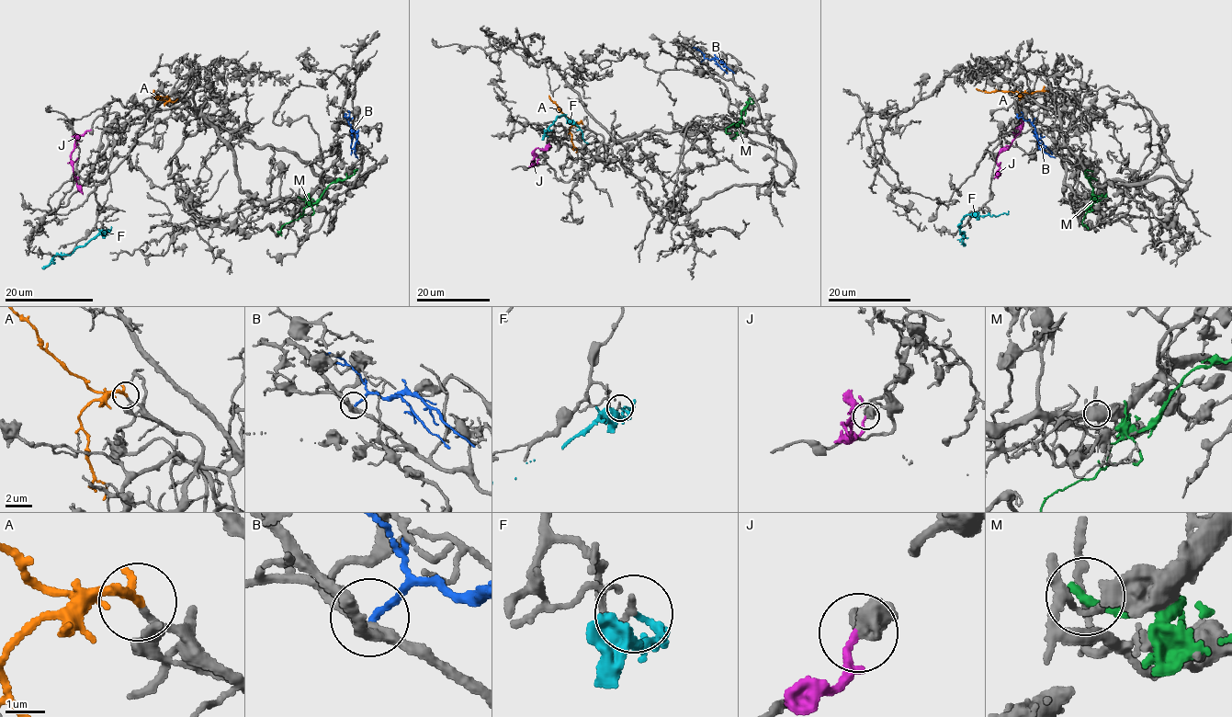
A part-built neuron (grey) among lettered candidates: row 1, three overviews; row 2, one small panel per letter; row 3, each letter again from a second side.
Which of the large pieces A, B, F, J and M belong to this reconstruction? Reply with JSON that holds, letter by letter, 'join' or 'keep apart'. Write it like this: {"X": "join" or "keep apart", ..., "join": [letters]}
{"A": "join", "B": "keep apart", "F": "keep apart", "J": "join", "M": "keep apart", "join": ["A", "J"]}

